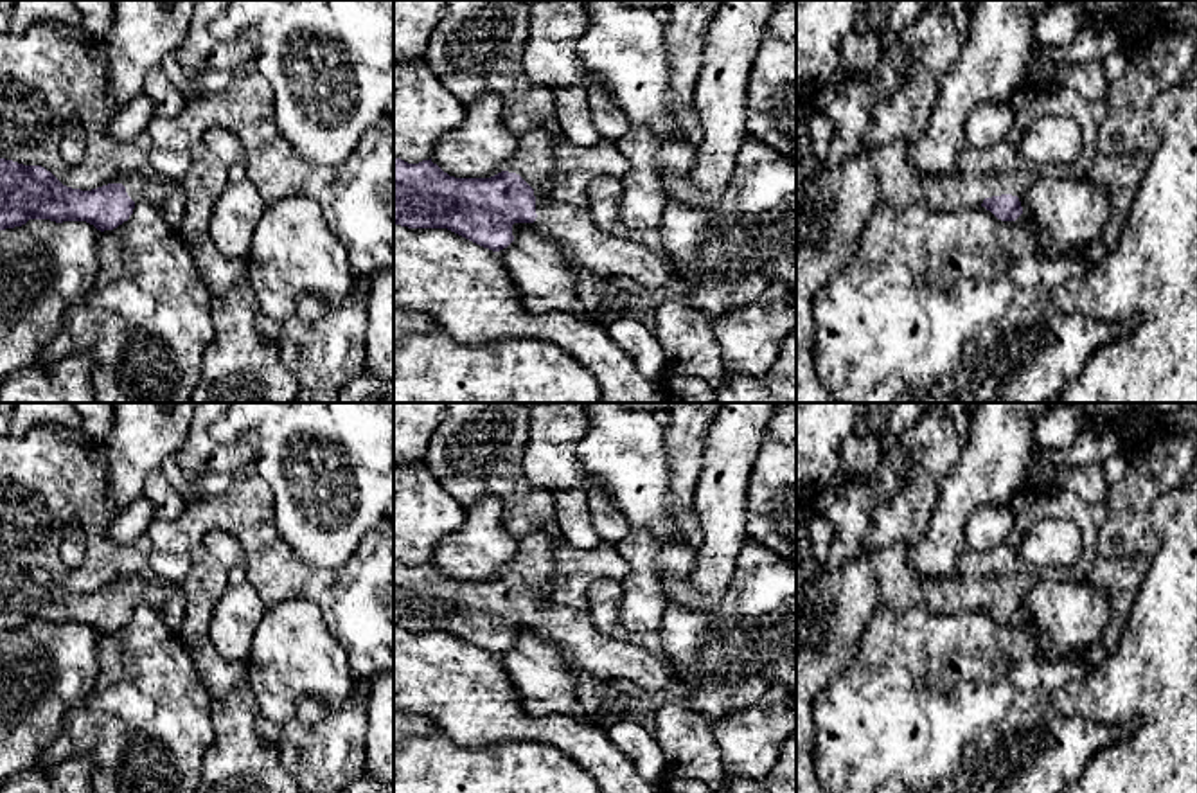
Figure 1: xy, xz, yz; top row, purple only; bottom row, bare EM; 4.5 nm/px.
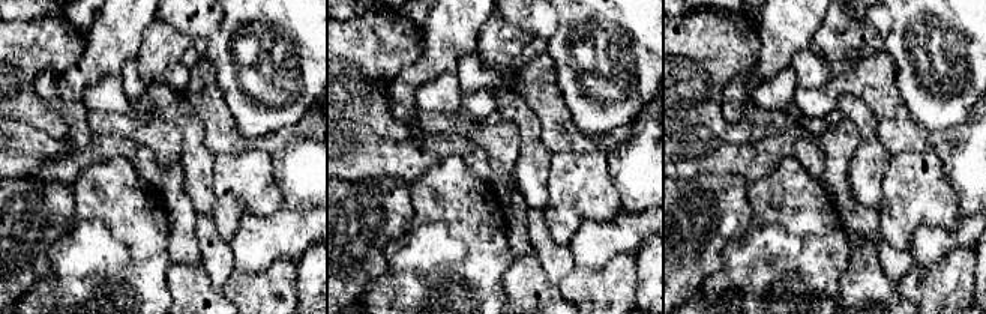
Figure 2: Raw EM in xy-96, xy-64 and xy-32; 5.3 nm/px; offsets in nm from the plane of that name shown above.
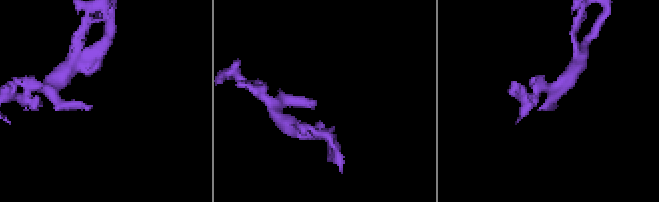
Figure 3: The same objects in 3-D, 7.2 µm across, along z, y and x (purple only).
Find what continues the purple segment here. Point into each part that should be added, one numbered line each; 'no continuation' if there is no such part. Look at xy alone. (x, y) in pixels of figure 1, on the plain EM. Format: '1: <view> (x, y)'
1: xy (166, 599)

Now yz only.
1: yz (960, 594)

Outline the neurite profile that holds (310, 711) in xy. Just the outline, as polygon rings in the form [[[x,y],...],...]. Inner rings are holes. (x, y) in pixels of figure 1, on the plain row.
[[[302,698],[297,703],[297,716],[307,726],[320,723],[325,717],[325,714],[327,707],[322,701]]]

